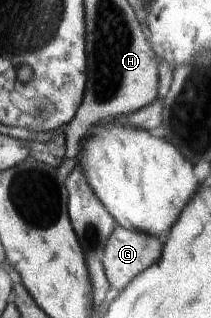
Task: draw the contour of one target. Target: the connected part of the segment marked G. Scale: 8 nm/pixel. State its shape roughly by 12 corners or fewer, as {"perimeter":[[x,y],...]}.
{"perimeter":[[114,227],[104,247],[113,287],[157,261],[159,238]]}

